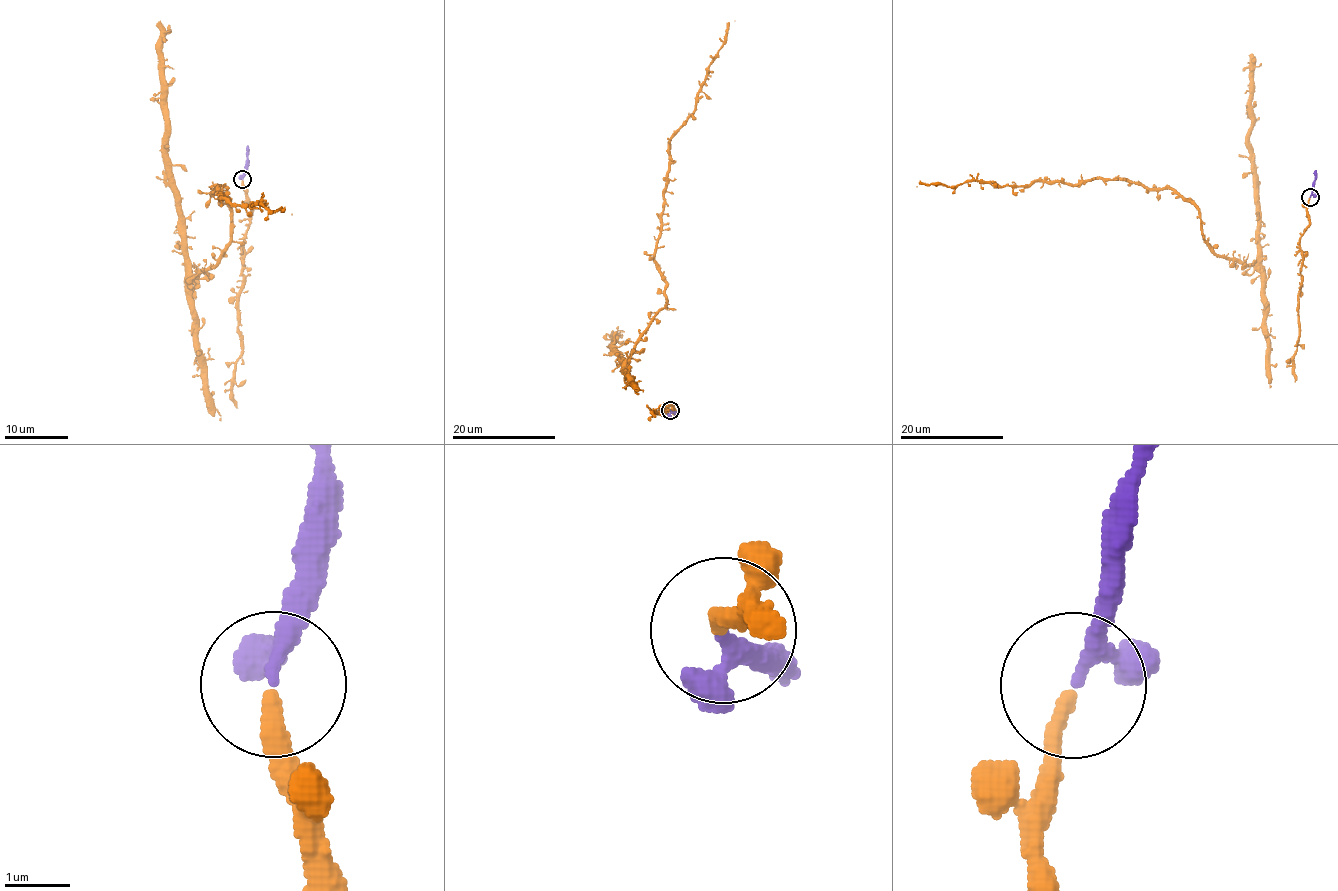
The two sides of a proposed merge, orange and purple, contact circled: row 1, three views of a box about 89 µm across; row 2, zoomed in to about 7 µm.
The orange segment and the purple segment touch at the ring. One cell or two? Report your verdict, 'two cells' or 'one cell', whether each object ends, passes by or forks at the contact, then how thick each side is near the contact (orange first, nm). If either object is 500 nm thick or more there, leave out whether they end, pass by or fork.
one cell | orange ends | purple passes by | 280/180 nm

